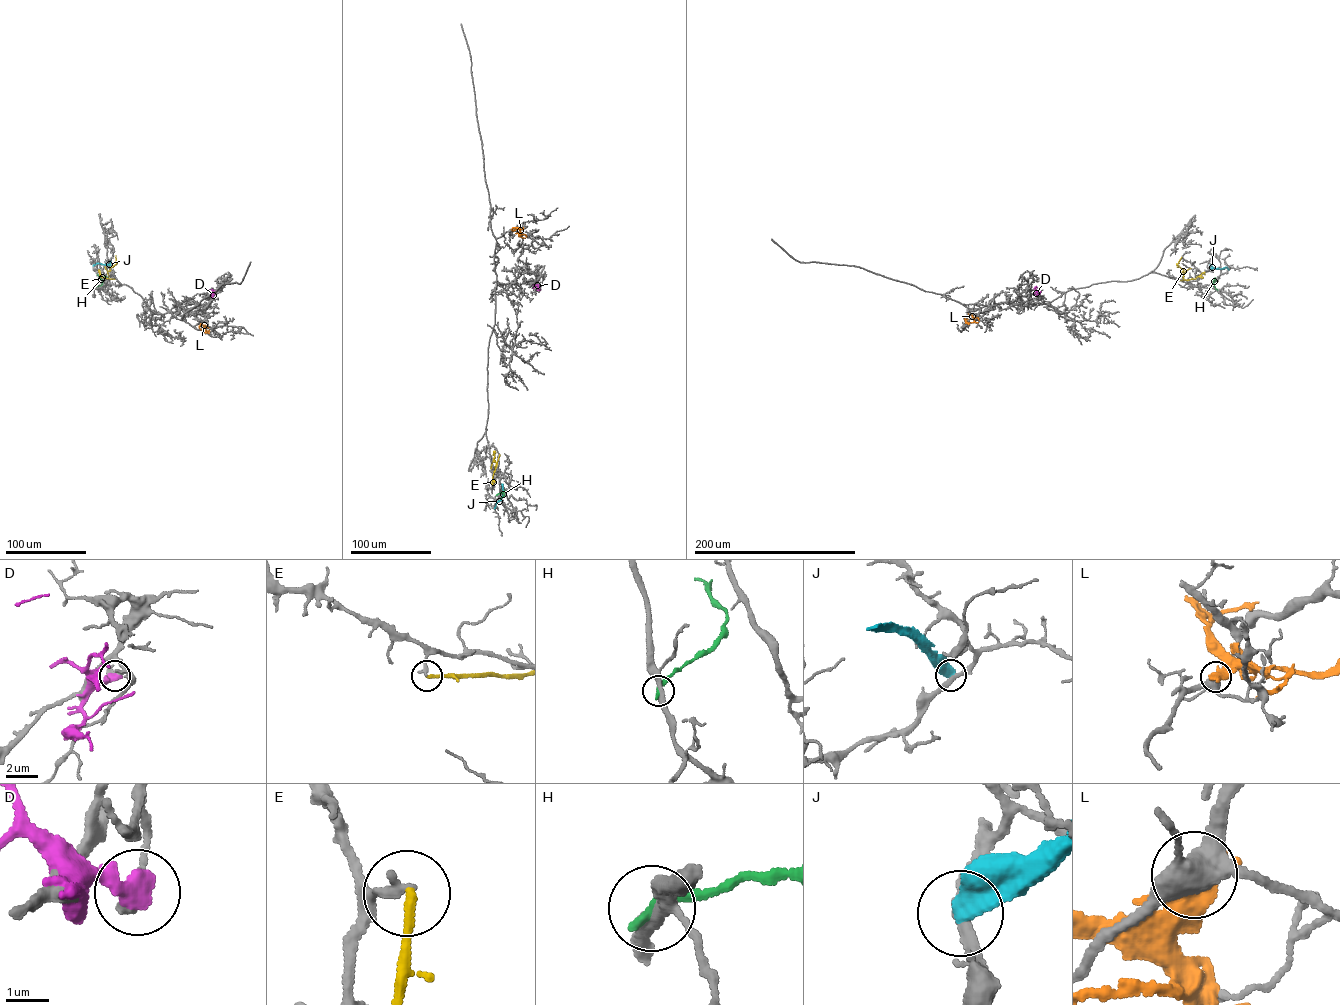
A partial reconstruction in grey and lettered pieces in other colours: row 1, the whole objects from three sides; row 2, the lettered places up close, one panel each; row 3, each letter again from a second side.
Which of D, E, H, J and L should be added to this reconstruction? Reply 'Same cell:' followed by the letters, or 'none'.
Same cell: none

